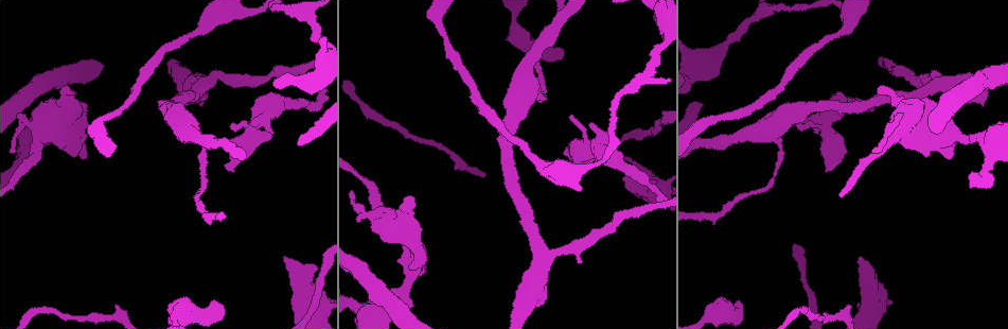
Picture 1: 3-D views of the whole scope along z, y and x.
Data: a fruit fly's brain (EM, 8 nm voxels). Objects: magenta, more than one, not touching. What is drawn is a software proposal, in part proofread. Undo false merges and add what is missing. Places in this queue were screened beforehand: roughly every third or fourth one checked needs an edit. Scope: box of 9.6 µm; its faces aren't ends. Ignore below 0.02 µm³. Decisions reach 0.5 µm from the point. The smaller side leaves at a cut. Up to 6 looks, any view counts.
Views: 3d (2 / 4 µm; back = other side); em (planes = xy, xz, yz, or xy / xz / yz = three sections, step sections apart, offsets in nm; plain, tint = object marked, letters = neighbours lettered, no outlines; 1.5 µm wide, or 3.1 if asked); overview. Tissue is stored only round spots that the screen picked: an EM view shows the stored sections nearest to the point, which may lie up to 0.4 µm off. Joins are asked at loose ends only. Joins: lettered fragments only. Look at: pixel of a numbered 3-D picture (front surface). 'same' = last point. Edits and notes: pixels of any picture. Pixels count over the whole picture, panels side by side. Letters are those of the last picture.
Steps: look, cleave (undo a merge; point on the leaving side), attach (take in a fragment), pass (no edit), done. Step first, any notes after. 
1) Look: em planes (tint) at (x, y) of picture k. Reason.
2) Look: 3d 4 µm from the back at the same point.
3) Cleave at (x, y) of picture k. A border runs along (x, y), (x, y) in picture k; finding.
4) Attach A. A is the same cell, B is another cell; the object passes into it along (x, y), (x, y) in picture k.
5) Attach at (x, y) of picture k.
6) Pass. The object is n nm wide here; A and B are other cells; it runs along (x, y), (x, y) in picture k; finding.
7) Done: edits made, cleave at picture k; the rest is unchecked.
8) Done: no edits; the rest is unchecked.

Look: em xz step 4 (letters) at (565, 152) of picture 1. Branch stops here.

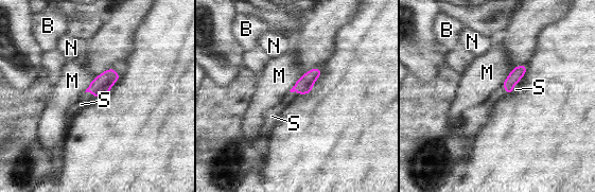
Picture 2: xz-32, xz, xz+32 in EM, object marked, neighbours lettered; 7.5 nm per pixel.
Attach S. S is the same cell, B, M and N are other cells; the object passes into it along (101, 85), (91, 91), (86, 98) in picture 2; it goes on there.

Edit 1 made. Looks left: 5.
Look: overview. Redraw.

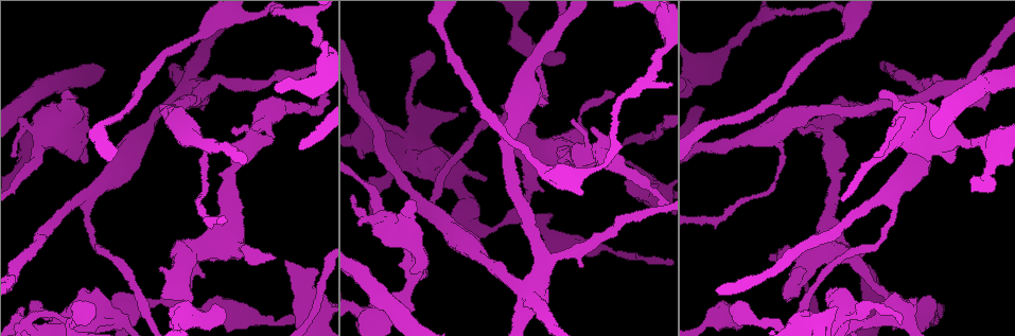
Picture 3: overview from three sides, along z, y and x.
Look: em planes (letters) at (804, 270) of picture 3. Free end.

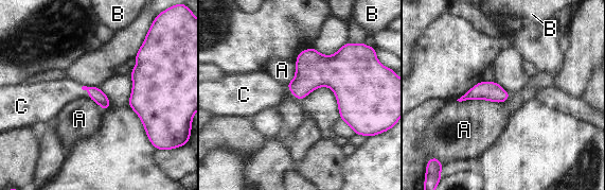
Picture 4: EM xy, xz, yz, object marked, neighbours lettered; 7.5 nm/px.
Attach C. C is the same cell, A and B are other cells; the object passes into it along (313, 70), (291, 91), (259, 90) in picture 4; the neuron continues.

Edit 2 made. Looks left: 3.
Look: em xy step 8 (tint) at (563, 63) of picture 3. Stops while still wide.

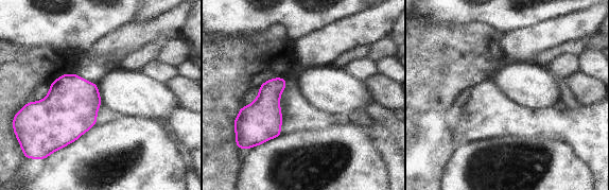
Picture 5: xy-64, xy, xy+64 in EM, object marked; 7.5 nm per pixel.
Look: em planes (letters) at the same point. Cut it another way.

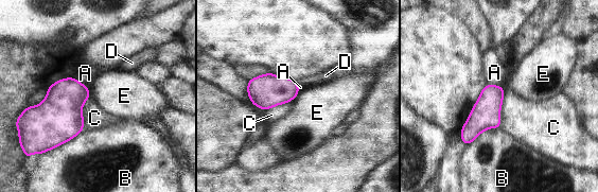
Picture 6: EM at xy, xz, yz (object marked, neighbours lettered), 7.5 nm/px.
Pass. A, B, C, D and E are other cells; a border runs along (300, 90), (291, 101) in picture 6; no lettered fragment goes on from it.

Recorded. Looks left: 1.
Done: edits made, attach at picture 2, attach at picture 4; the rest is unchecked.

